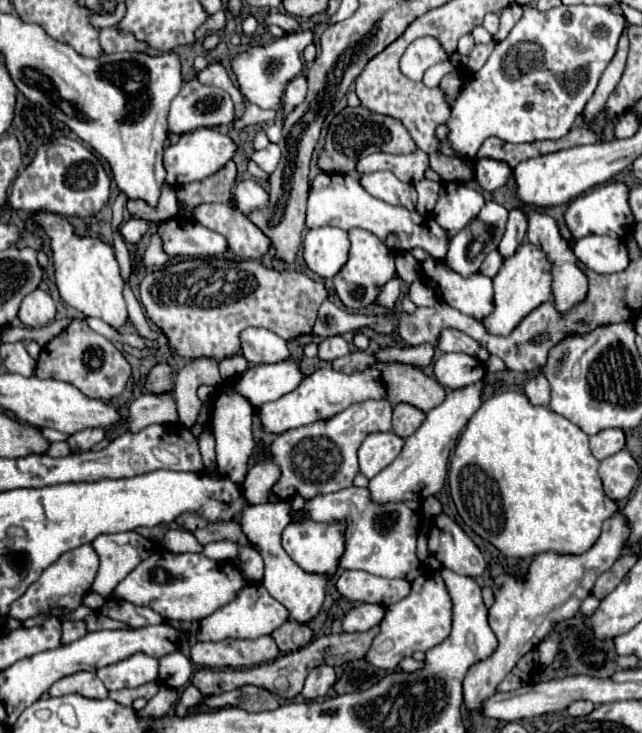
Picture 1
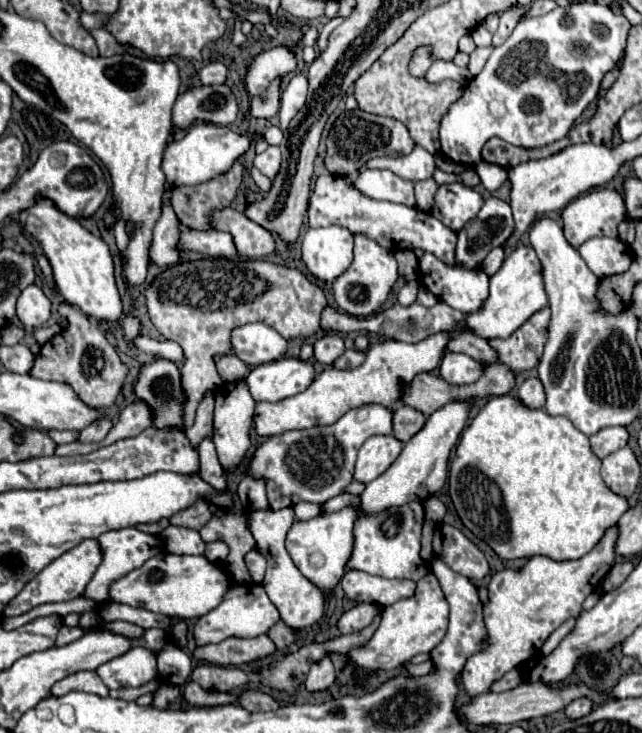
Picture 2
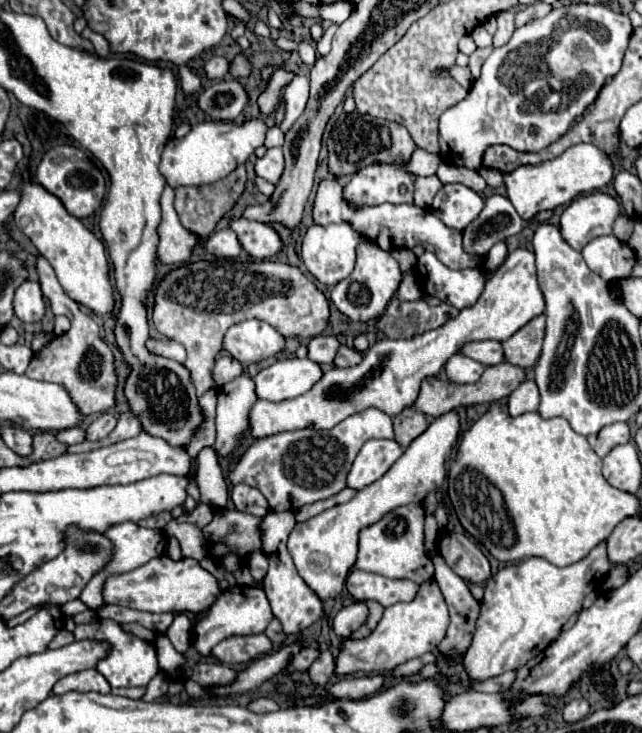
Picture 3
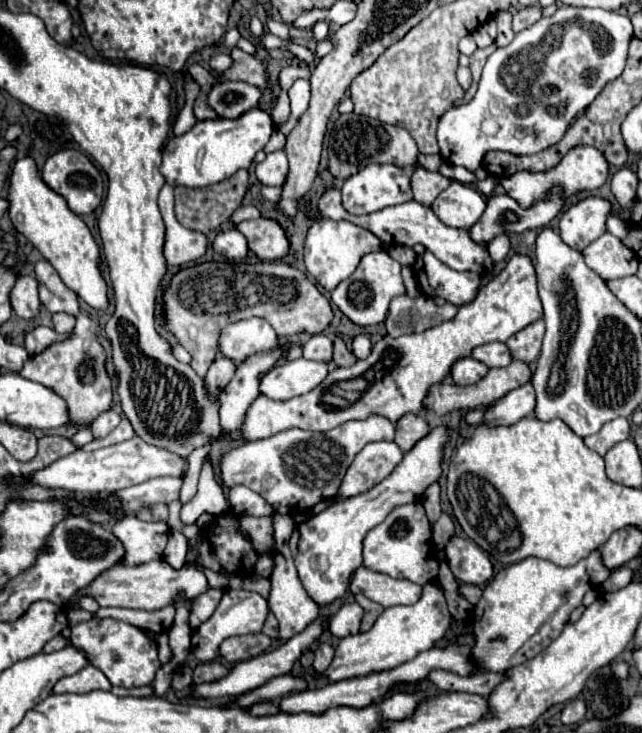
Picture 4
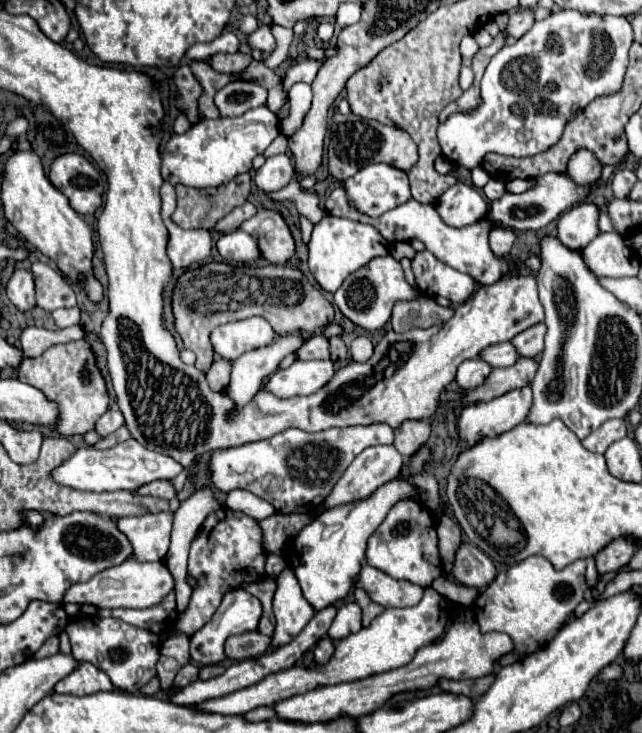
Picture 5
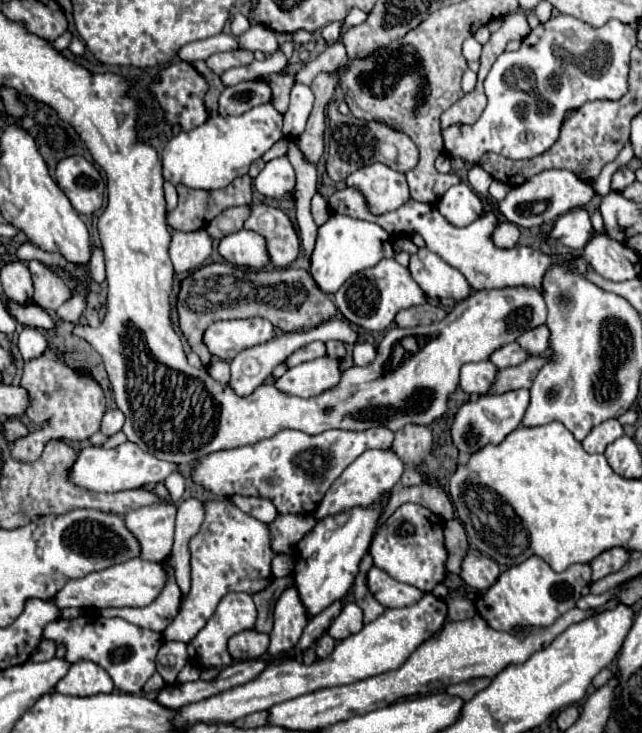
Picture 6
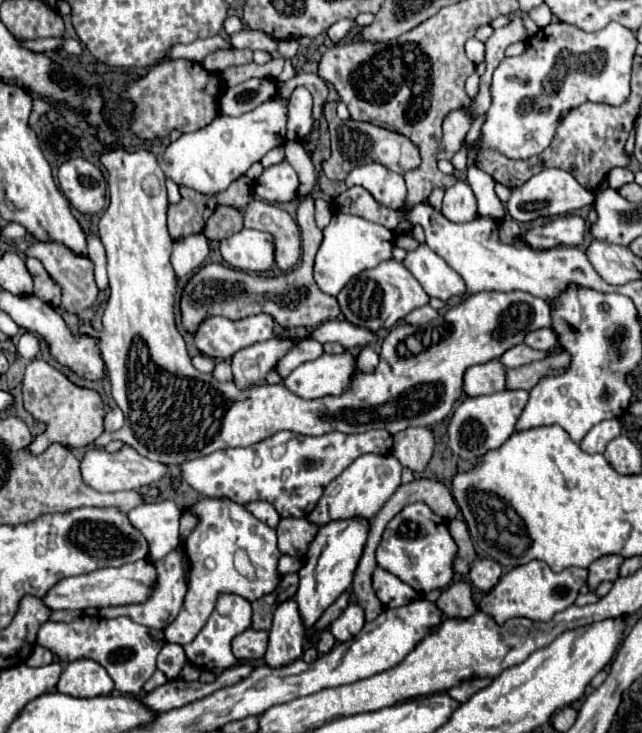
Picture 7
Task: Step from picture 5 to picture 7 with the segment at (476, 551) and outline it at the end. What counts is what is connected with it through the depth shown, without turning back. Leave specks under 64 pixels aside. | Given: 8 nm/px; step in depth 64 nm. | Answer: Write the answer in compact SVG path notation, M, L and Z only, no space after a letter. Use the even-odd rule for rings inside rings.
M476 558L472 564L470 564L470 570L468 570L468 580L470 584L474 584L478 590L482 592L488 592L492 590L492 586L496 586L496 582L500 580L502 576L502 568L496 560L492 558Z

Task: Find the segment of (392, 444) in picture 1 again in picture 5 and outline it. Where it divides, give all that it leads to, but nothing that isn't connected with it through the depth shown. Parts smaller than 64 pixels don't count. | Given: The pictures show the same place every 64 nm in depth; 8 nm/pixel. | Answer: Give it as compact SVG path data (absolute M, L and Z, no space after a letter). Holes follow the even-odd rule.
M378 444L378 446L368 446L366 450L362 450L354 462L348 466L348 470L344 472L344 476L338 480L338 484L334 486L332 494L324 500L322 508L328 510L332 506L338 506L338 504L348 504L348 502L354 502L354 500L360 500L360 498L368 498L378 486L382 486L384 482L396 478L400 474L400 468L404 466L404 458L400 456L400 452L390 446L390 444Z

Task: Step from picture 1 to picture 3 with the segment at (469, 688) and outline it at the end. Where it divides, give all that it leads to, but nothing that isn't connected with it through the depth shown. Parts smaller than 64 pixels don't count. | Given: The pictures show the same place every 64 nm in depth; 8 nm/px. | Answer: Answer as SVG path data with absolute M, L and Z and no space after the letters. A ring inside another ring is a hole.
M600 542L586 558L570 564L570 566L554 566L552 562L544 558L526 558L520 564L506 566L498 570L486 584L484 588L484 598L480 602L480 618L478 618L478 628L472 640L470 650L464 656L464 670L468 674L470 682L482 682L494 676L504 674L506 670L518 670L524 666L528 660L536 658L546 650L546 646L558 638L564 622L582 610L582 602L586 594L590 594L608 574L612 568L608 554L606 554L606 542Z

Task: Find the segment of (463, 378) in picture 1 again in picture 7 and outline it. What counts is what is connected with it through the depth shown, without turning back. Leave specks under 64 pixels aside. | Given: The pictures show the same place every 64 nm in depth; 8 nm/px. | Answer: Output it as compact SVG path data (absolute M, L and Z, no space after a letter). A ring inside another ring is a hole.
M490 360L486 364L470 366L464 372L464 392L468 396L484 396L504 390L504 374L506 368L500 362Z

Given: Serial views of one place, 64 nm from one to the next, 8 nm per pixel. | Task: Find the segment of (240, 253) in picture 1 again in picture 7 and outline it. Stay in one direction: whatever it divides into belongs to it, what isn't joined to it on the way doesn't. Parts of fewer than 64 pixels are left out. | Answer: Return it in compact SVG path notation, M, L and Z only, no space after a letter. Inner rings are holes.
M252 200L244 208L244 228L256 228L272 234L274 262L280 270L290 270L300 258L300 232L288 212L262 200Z

